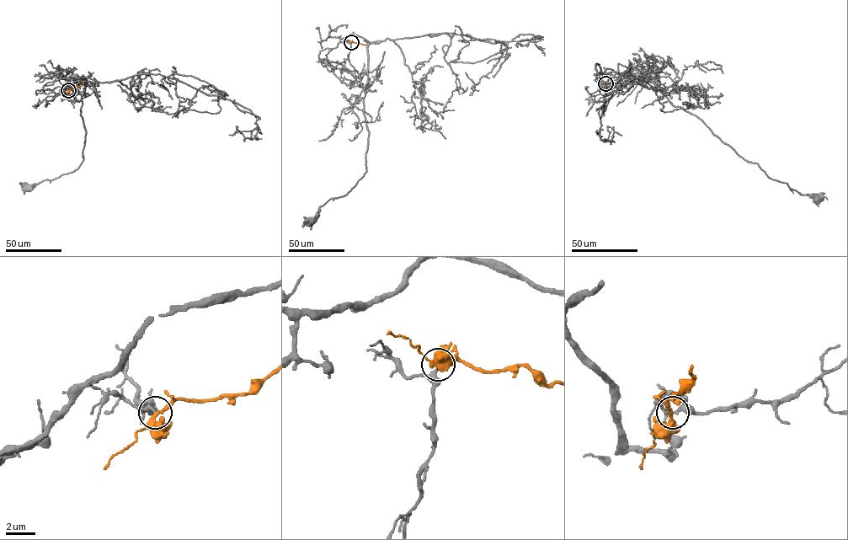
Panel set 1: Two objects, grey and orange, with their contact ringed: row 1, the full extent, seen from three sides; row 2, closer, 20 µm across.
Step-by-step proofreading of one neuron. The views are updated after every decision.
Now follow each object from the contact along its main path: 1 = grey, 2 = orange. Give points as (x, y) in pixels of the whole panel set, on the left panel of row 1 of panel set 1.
1: (68, 90), (65, 86), (75, 82), (81, 94), (85, 133), (83, 160), (74, 171), (28, 189)
2: (68, 90), (83, 83)

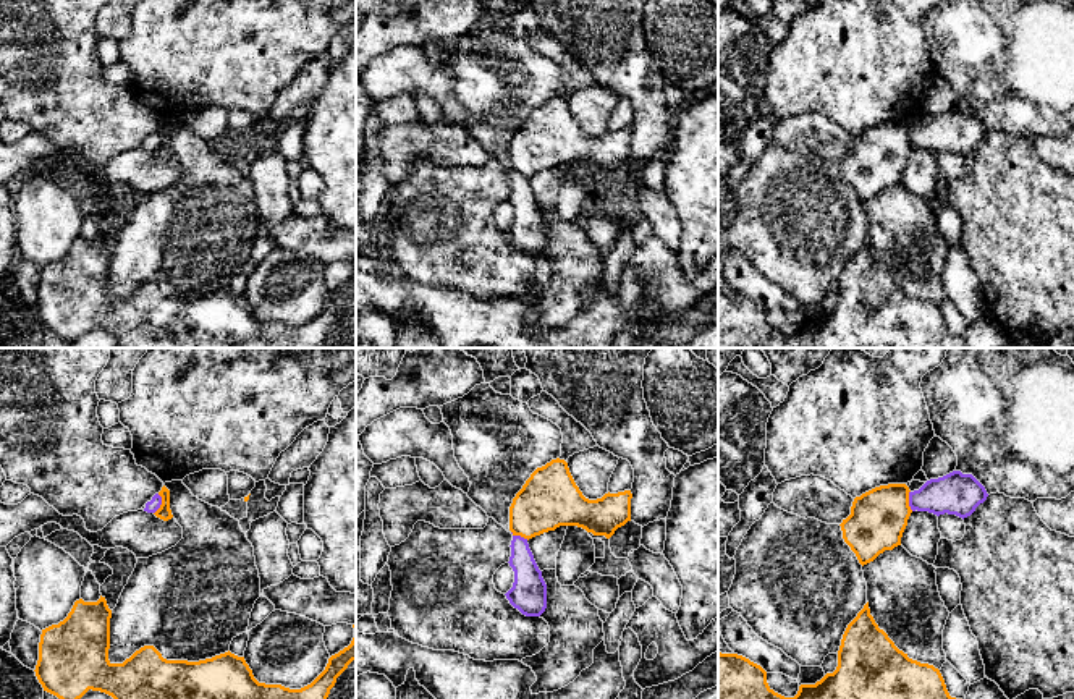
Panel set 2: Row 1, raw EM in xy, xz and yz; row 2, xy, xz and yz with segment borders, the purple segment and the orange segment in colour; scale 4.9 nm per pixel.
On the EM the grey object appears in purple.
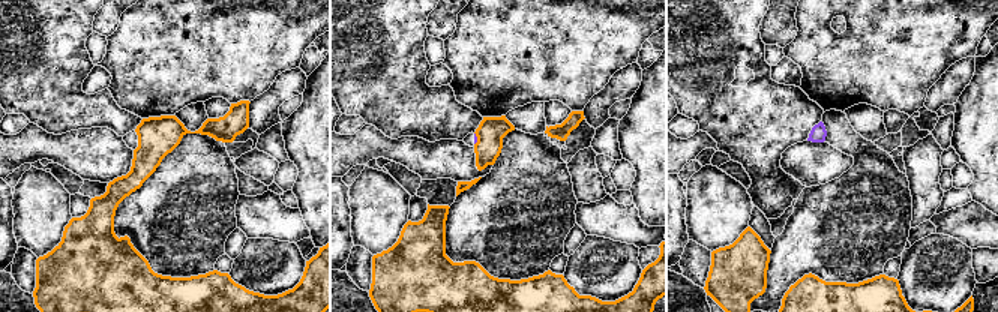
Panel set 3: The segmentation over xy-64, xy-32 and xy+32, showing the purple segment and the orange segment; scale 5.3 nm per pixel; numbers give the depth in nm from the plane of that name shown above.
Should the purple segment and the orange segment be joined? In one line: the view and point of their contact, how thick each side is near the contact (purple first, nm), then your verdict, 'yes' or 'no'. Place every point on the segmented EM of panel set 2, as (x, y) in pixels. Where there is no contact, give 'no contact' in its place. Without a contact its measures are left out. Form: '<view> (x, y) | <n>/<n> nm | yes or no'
xy (160, 504) | 60/70 nm | no

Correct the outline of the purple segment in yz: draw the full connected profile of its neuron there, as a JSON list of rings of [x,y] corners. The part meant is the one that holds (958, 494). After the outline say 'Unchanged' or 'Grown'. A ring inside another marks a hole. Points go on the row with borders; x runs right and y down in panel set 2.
[[[953,471],[943,477],[927,481],[919,490],[909,492],[912,511],[928,511],[937,516],[970,516],[987,500],[985,487],[972,476]]]. Unchanged

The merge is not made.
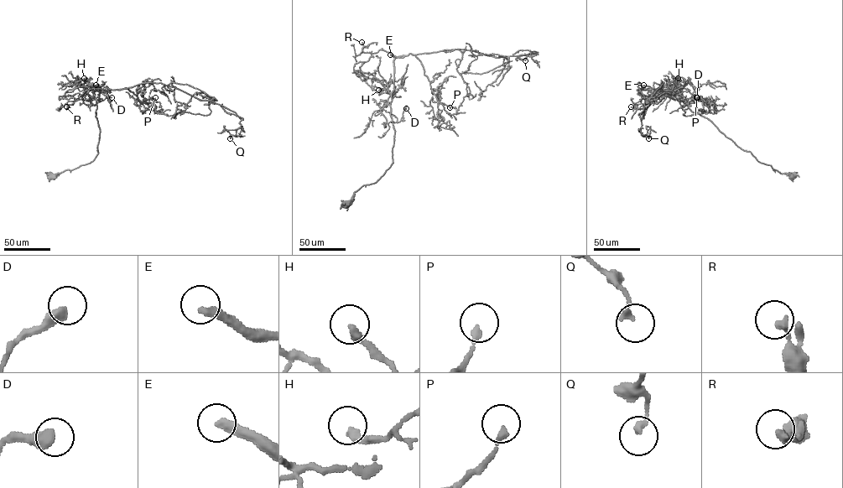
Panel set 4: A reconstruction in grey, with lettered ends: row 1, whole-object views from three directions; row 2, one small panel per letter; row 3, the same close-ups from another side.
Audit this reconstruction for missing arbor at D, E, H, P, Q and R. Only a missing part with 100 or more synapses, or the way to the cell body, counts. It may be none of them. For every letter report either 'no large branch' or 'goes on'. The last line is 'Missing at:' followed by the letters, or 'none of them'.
D: no large branch
E: goes on
H: no large branch
P: no large branch
Q: no large branch
R: no large branch
Missing at: E

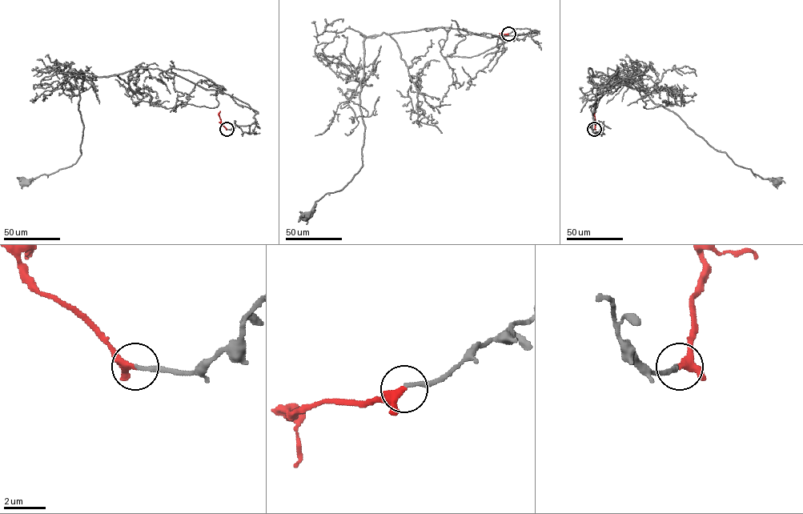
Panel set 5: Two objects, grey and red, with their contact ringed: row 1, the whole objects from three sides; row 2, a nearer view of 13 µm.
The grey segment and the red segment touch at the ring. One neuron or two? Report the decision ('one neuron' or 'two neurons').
one neuron

